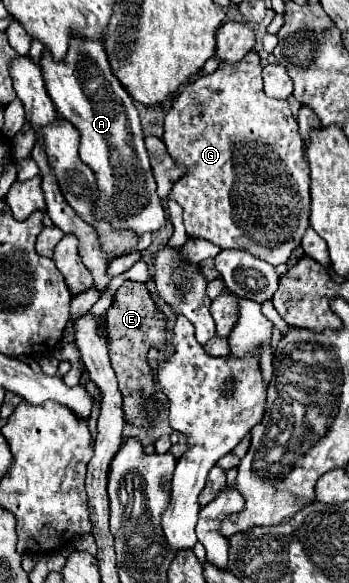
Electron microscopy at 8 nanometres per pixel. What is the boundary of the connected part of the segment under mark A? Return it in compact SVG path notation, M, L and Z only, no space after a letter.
M75 37L61 63L55 63L45 51L41 71L57 113L81 133L81 161L95 171L101 191L97 215L109 219L113 229L133 229L137 235L163 229L167 225L167 217L155 191L139 115L133 99L113 75L103 45L99 41Z

